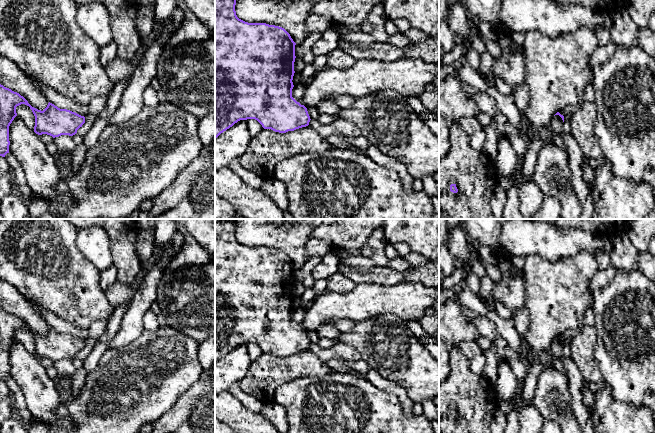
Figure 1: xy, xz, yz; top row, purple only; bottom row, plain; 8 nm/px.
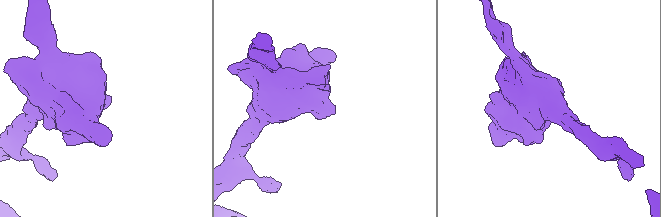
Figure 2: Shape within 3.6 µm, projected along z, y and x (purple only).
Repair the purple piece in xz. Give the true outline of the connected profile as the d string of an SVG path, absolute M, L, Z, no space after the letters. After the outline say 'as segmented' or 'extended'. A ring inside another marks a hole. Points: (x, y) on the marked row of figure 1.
M215 0L215 138L238 121L247 119L255 119L264 129L271 129L279 133L286 133L308 126L311 119L307 108L292 97L296 43L282 27L266 23L248 23L239 19L236 15L235 5L236 0Z; as segmented

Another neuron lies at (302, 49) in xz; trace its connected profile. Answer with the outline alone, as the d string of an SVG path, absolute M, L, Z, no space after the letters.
M314 32L309 34L303 41L296 43L295 56L301 58L306 64L312 64L314 55L311 52L311 47L321 36L322 33Z

